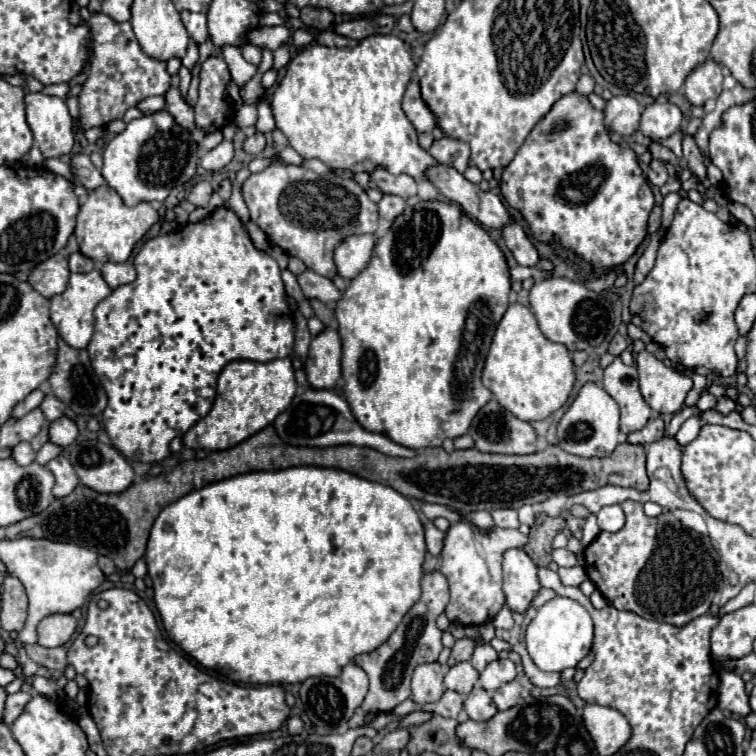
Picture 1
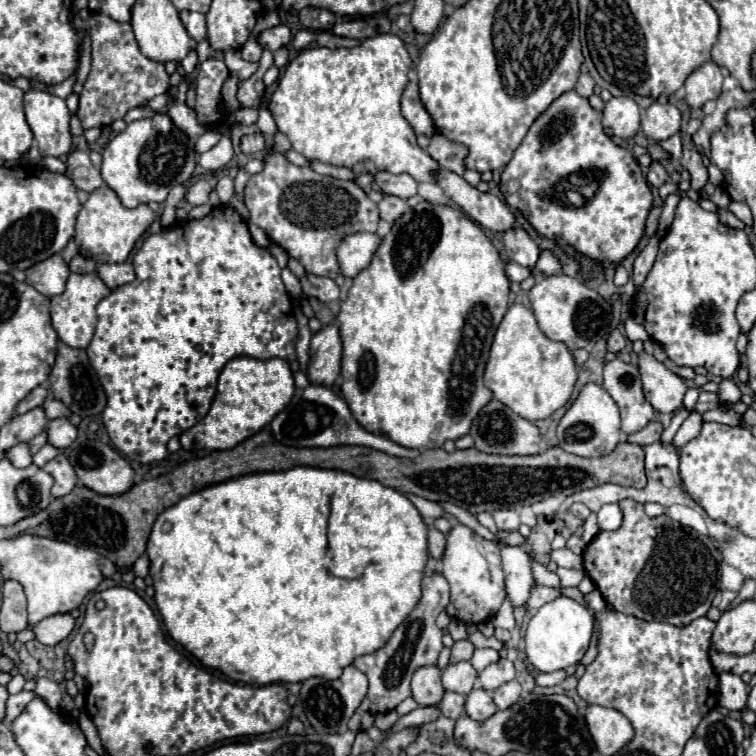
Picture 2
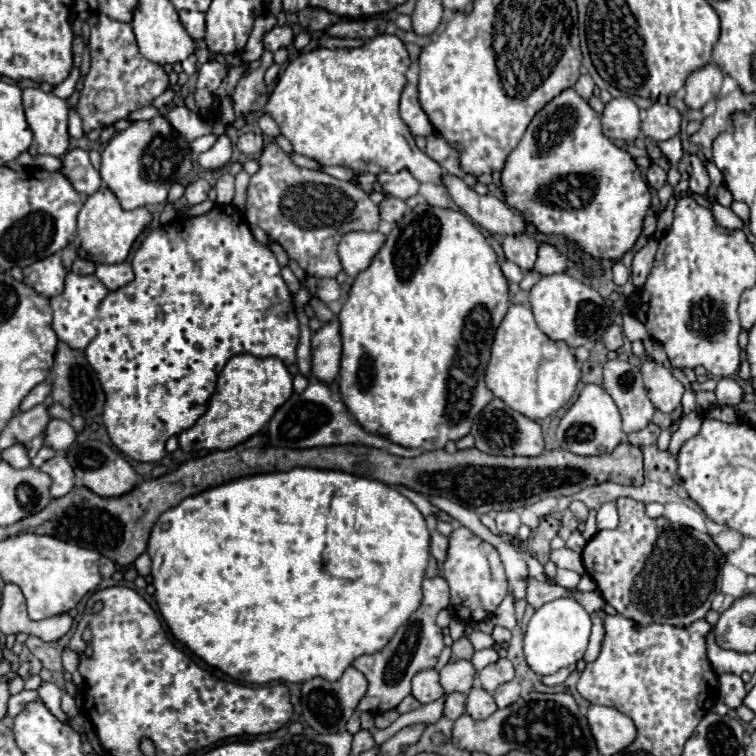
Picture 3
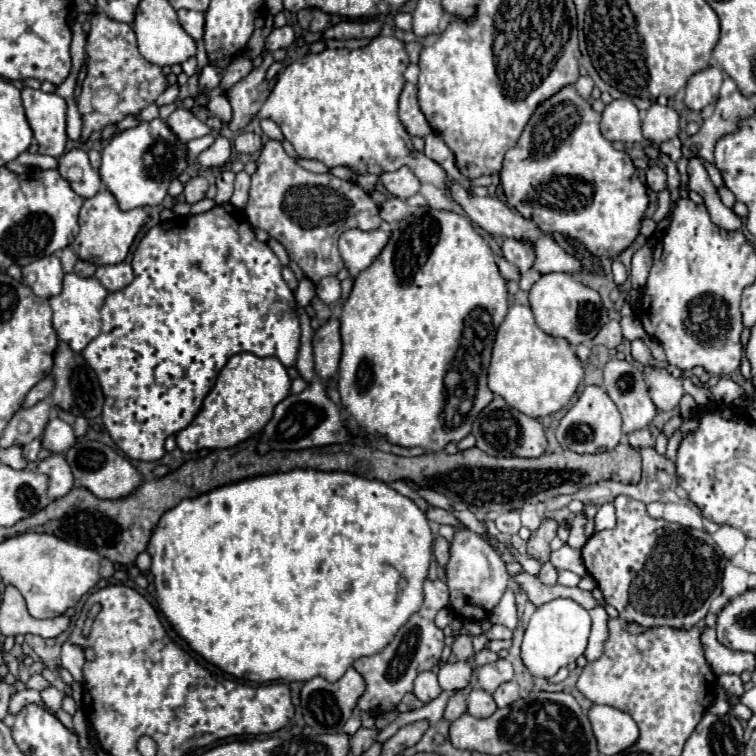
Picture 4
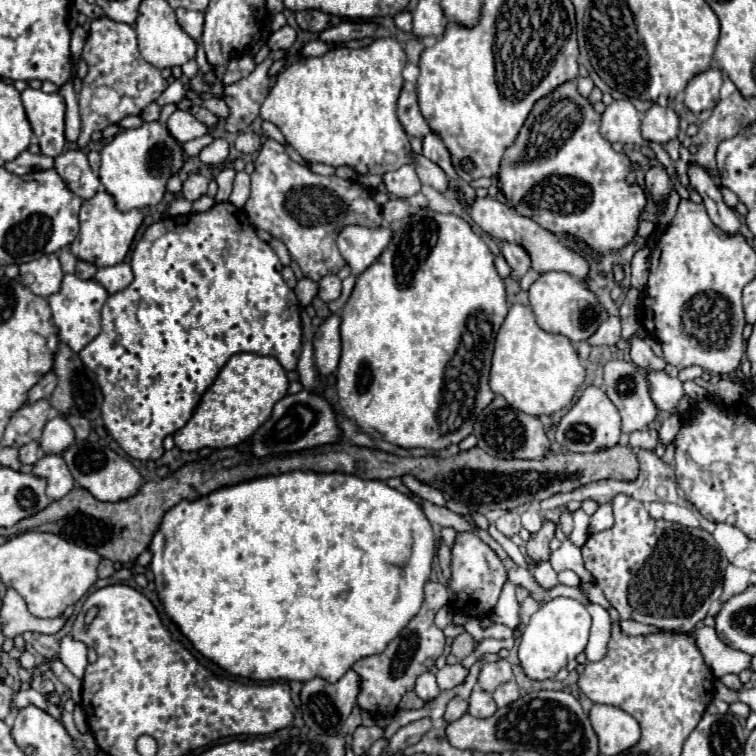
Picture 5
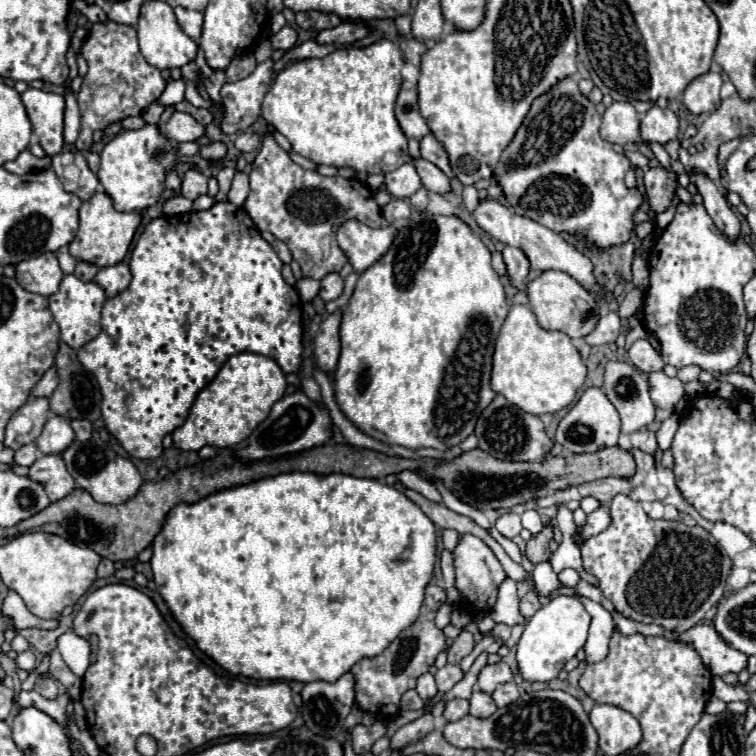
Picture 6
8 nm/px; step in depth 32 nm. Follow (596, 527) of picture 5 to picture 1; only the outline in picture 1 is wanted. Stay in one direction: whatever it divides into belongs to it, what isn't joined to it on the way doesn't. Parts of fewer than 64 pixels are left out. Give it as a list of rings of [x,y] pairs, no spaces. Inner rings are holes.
[[[618,504],[604,506],[598,512],[598,526],[600,526],[600,530],[618,532],[624,526],[624,512],[622,512],[622,508]]]

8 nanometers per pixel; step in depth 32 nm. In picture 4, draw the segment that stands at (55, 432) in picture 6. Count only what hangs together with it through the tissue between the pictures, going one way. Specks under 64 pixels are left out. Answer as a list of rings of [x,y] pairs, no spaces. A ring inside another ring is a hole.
[[[52,418],[42,434],[42,448],[50,450],[50,452],[66,452],[72,444],[76,442],[74,430],[70,424],[66,424],[60,418]]]

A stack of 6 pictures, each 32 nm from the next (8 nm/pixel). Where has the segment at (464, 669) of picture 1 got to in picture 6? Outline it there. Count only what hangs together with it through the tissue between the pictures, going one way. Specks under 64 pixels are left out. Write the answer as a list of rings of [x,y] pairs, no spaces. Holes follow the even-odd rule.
[[[446,664],[444,668],[440,668],[436,672],[436,684],[438,684],[438,692],[446,694],[456,682],[460,682],[464,676],[464,672],[460,670],[460,666],[456,664]]]

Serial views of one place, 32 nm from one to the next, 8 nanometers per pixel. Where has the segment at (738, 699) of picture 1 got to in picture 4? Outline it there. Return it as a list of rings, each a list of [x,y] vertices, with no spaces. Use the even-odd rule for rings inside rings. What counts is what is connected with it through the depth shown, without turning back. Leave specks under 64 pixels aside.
[[[724,674],[724,676],[718,678],[718,682],[720,682],[720,684],[726,688],[726,692],[734,698],[732,704],[736,704],[736,702],[738,702],[738,696],[744,692],[744,684],[742,684],[740,676],[736,676],[736,674]]]

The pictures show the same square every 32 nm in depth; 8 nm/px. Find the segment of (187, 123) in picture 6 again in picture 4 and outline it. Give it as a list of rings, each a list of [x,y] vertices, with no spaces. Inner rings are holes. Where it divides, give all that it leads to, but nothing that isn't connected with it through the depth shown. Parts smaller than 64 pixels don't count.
[[[176,108],[170,114],[166,124],[176,134],[176,138],[182,142],[190,142],[194,138],[210,134],[210,128],[204,122],[200,122],[190,110],[184,110],[184,108]]]

